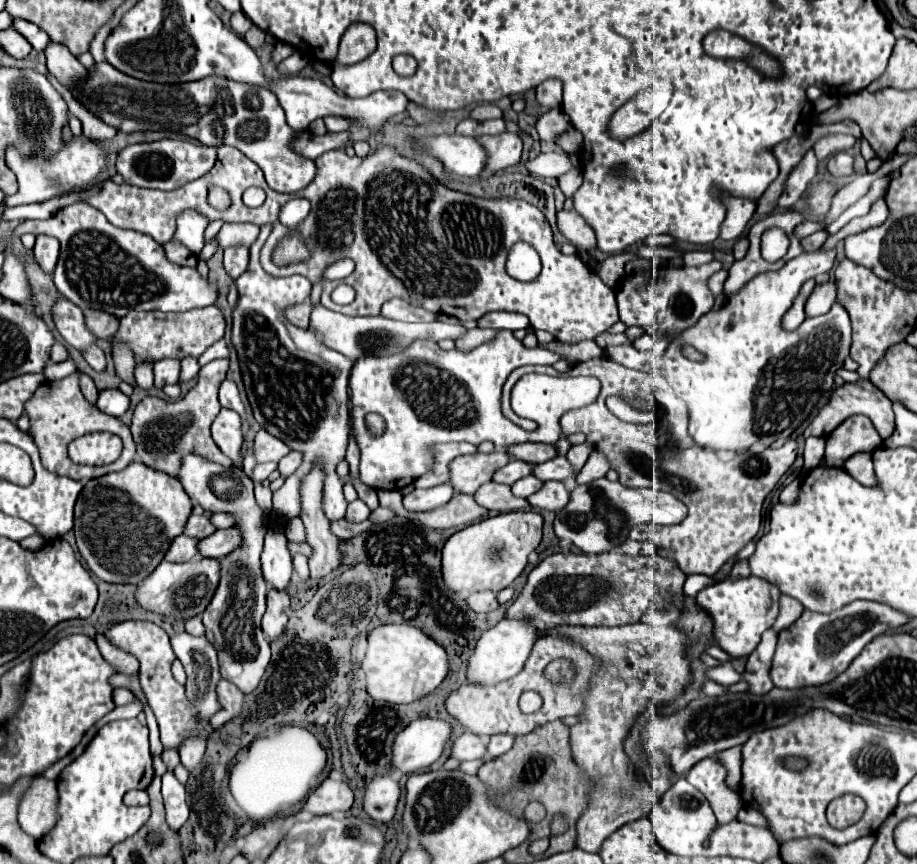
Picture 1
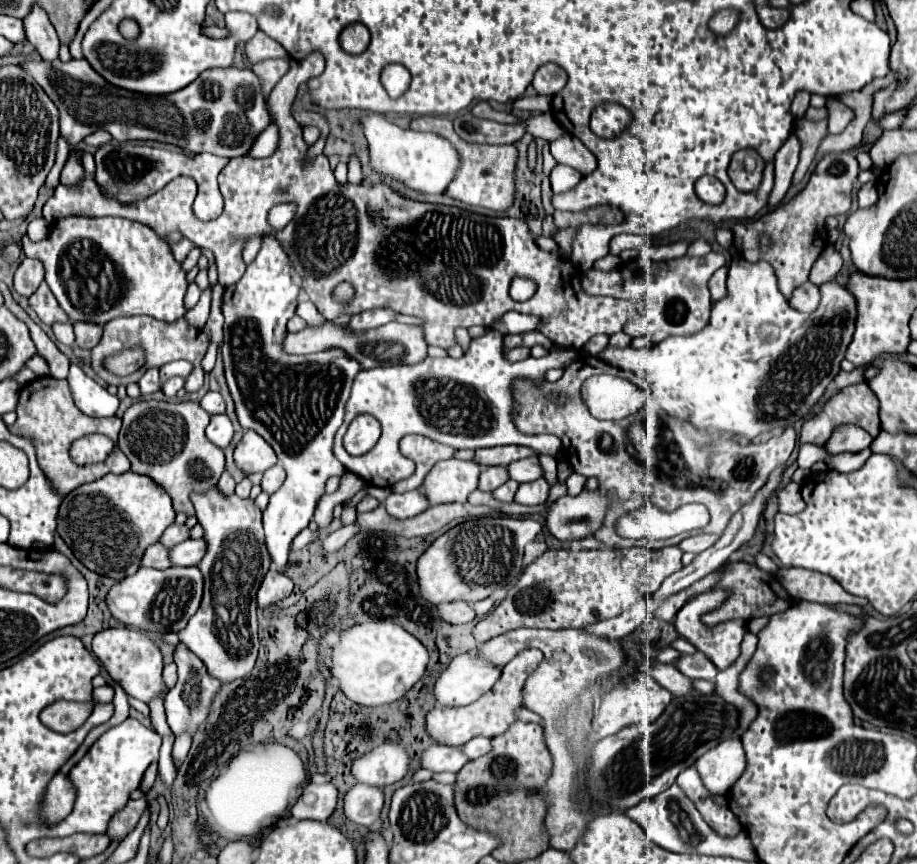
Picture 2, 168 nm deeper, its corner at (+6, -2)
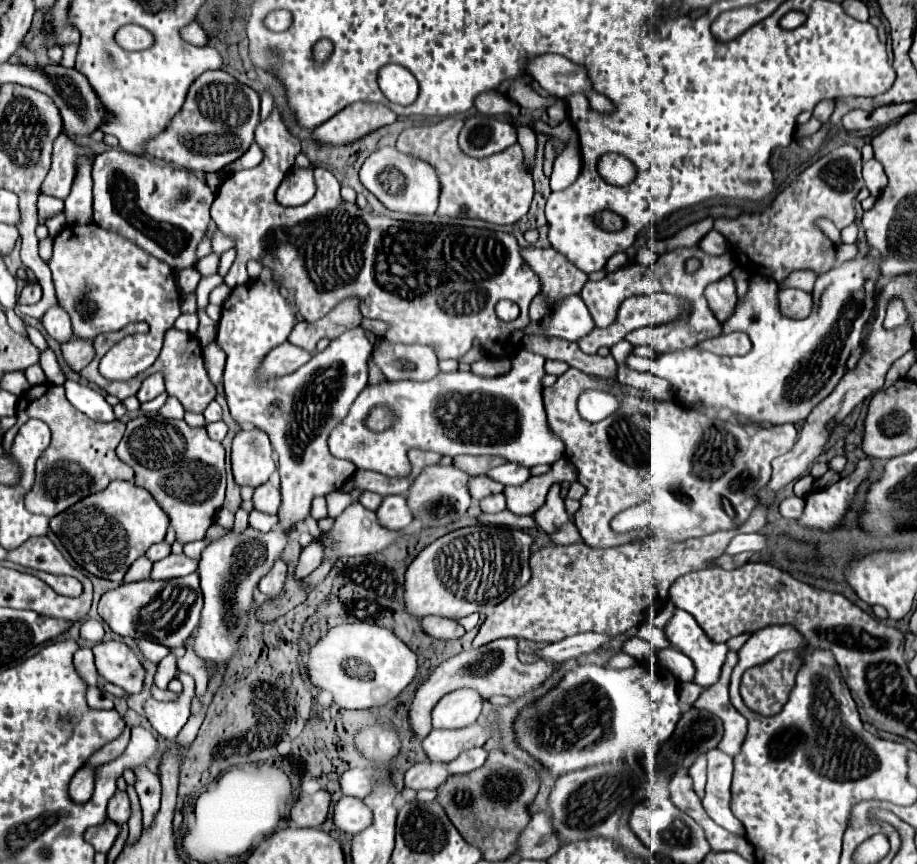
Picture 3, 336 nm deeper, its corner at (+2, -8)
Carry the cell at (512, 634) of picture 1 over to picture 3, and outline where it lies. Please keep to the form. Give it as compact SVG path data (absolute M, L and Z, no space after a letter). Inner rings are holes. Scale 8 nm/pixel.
M462 688L440 698L432 710L432 726L440 730L466 728L476 722L482 710L482 698L476 690Z

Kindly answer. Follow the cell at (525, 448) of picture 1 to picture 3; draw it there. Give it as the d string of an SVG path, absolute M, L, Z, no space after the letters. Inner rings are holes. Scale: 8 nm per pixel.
M454 456L452 466L456 466L462 472L468 472L468 476L480 476L486 474L490 468L504 464L506 460L498 456Z

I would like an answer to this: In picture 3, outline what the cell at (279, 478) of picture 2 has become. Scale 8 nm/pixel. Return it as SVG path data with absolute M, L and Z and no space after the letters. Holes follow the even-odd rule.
M266 482L254 490L252 502L254 502L254 510L264 514L276 514L280 508L280 490Z

